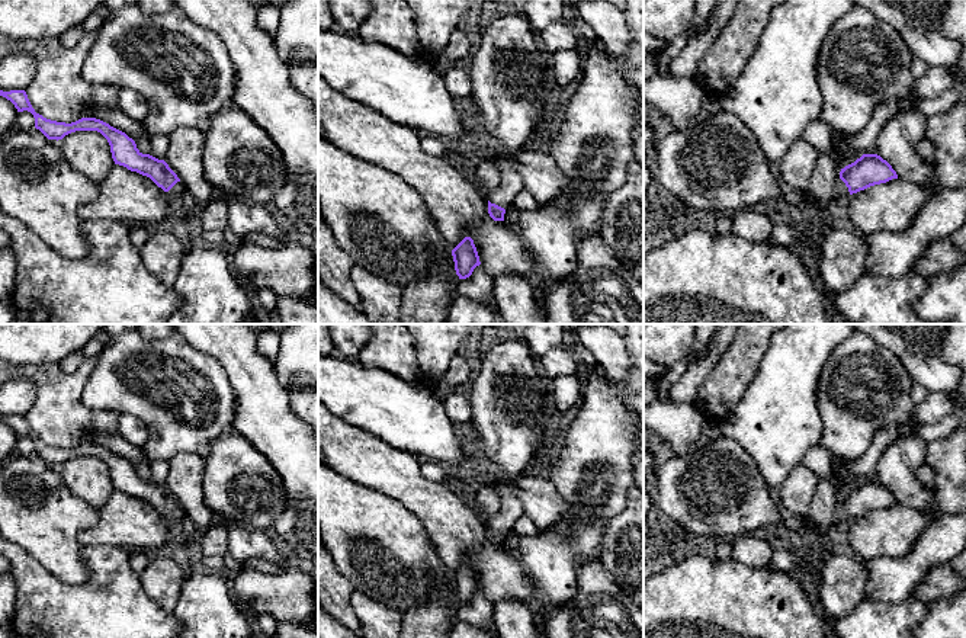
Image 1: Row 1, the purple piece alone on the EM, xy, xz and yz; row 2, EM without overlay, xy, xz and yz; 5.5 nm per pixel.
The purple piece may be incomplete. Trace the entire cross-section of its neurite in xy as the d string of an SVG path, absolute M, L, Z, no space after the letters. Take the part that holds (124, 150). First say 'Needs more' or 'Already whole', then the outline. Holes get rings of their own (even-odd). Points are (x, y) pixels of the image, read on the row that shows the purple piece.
Needs more. M0 90L0 96L10 100L17 112L31 112L35 118L35 128L48 140L58 141L76 131L97 131L107 140L115 164L150 177L171 199L180 199L187 190L164 160L142 154L132 138L109 124L96 118L81 118L71 124L46 119L35 112L25 90Z

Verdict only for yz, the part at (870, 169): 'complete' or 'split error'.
split error

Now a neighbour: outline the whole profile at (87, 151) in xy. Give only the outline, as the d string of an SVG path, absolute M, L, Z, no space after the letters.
M76 131L60 142L64 160L93 183L102 183L115 161L107 140L97 131Z

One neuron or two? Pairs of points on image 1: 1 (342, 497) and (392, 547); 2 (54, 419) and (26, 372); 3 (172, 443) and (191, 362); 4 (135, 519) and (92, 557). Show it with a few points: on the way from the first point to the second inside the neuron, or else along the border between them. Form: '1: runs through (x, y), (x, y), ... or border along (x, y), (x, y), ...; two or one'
1: runs through (355, 510), (379, 535); one
2: runs through (54, 406), (54, 394), (39, 380); one
3: runs through (189, 423), (191, 382); one
4: border along (83, 545), (118, 545), (130, 551); two

